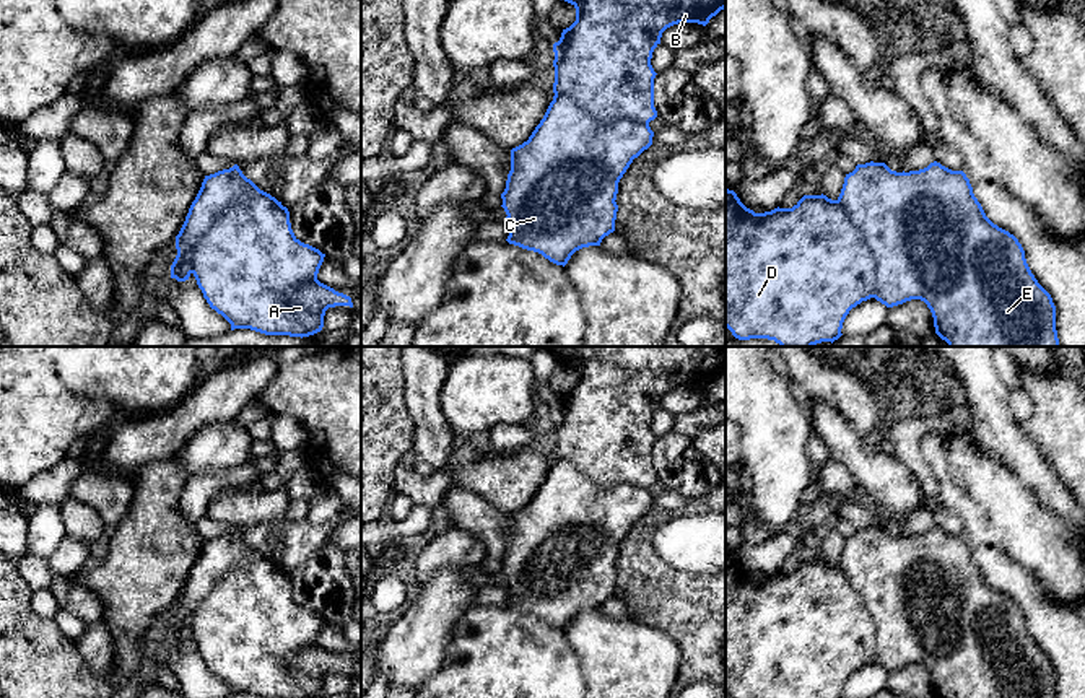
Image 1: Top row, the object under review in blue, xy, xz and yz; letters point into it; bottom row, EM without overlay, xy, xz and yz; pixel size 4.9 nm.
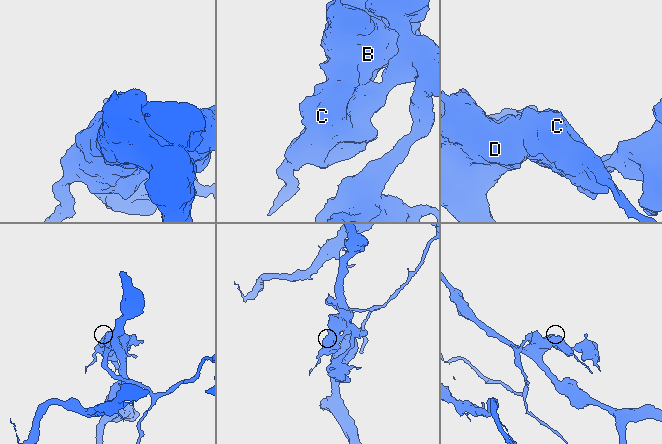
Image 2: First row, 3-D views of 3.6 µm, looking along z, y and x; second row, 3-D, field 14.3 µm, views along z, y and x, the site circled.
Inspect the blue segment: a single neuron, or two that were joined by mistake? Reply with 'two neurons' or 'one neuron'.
two neurons

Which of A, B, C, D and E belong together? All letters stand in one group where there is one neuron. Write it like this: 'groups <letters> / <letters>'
groups A B D / C E

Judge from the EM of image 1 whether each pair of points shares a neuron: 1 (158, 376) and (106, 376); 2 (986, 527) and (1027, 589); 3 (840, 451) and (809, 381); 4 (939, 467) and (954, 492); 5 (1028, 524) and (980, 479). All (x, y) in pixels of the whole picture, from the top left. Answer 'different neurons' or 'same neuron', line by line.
1: same neuron
2: same neuron
3: different neurons
4: same neuron
5: same neuron

